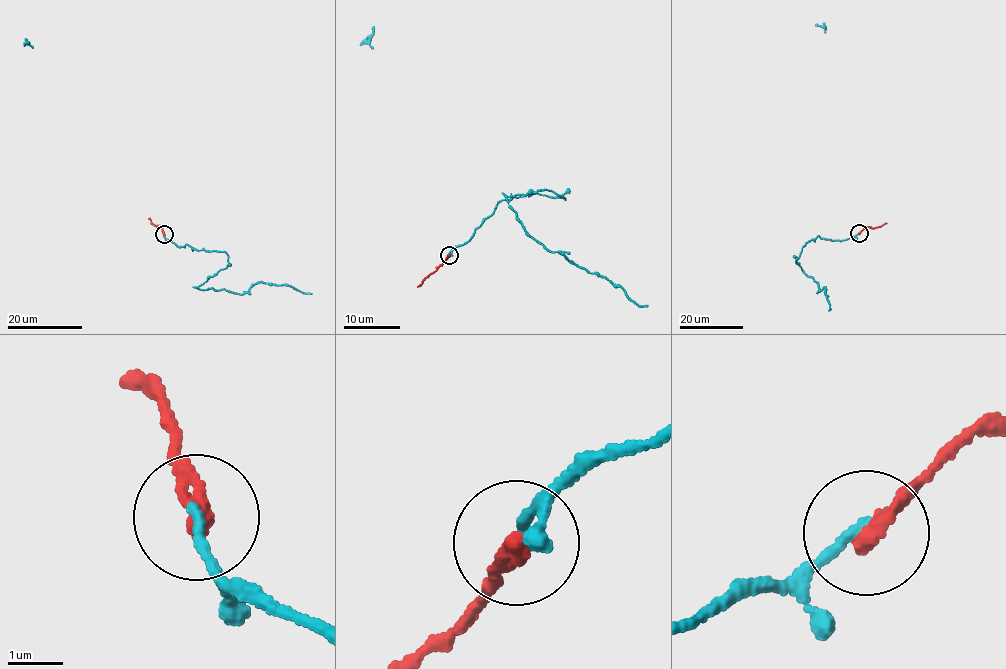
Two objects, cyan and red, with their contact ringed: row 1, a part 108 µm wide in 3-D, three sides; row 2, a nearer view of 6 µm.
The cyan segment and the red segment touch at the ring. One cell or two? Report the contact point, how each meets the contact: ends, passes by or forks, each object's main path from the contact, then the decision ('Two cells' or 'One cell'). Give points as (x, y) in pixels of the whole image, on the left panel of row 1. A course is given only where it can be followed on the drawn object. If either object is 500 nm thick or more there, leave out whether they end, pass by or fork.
Place: (164, 234). At the ring cyan ends. At the ring red ends. Course of cyan: (164, 235), (180, 248), (186, 244), (228, 256), (228, 265), (199, 289), (244, 294), (260, 282), (311, 294). Course of red: (164, 235), (160, 226), (148, 219). One cell

